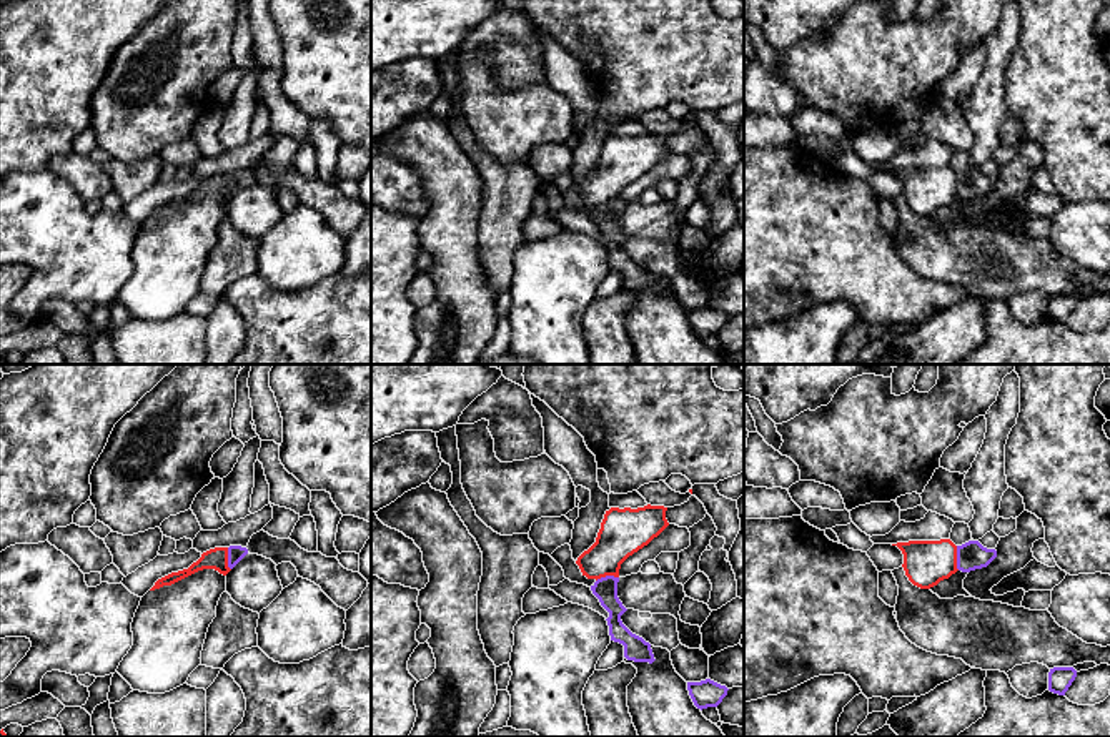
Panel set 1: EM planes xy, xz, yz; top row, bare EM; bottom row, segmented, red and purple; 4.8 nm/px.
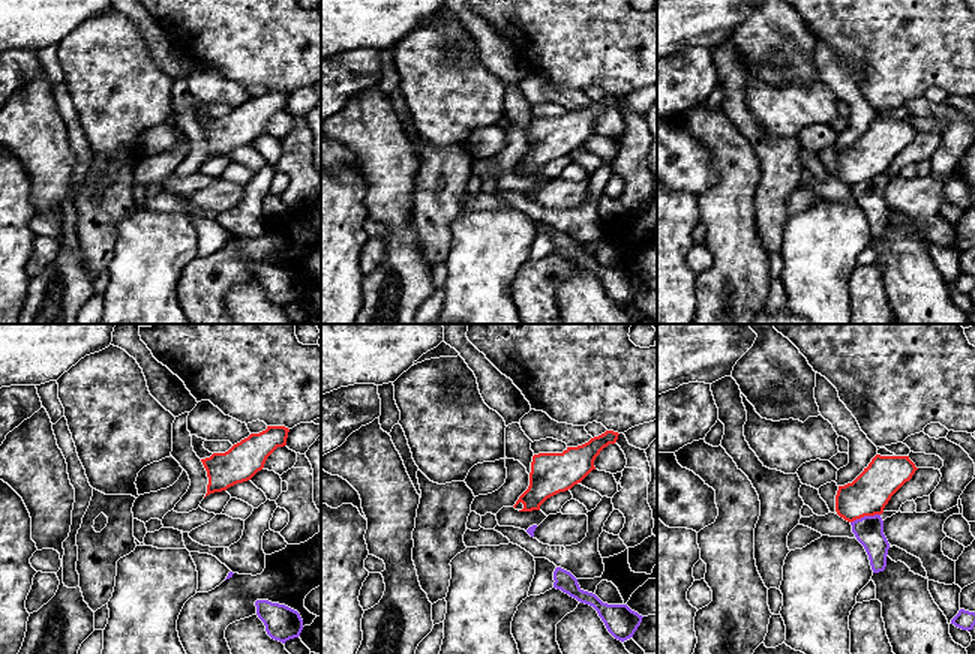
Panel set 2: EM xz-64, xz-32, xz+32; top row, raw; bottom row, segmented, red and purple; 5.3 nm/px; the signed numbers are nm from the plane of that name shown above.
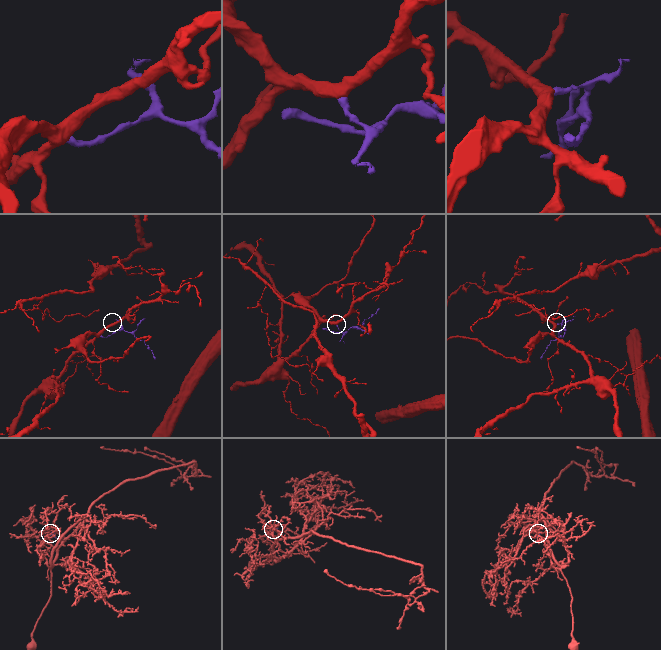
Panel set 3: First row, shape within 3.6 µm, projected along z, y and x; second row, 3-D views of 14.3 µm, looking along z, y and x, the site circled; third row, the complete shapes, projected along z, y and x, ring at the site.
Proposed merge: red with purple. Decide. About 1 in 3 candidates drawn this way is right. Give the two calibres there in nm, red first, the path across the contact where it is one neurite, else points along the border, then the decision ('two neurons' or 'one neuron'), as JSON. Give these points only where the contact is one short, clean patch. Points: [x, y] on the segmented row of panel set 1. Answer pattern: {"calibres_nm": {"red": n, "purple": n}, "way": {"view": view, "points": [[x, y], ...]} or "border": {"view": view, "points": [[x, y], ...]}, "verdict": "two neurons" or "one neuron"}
{"calibres_nm": {"red": 220, "purple": 140}, "border": {"view": "yz", "points": [[956, 546], [956, 566], [959, 569]]}, "verdict": "two neurons"}

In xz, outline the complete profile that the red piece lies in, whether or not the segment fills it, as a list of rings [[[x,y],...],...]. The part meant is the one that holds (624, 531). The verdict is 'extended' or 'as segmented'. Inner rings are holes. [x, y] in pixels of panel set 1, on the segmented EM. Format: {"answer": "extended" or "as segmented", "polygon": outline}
{"answer": "as segmented", "polygon": [[[651,504],[606,511],[596,542],[576,561],[582,576],[596,581],[619,577],[621,564],[669,526],[666,511],[664,506]]]}

